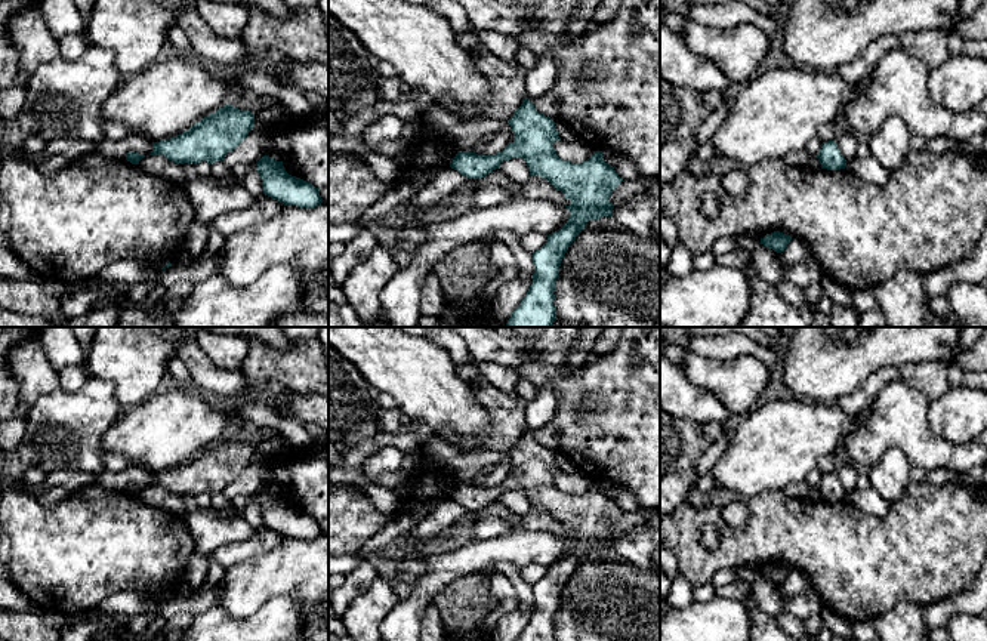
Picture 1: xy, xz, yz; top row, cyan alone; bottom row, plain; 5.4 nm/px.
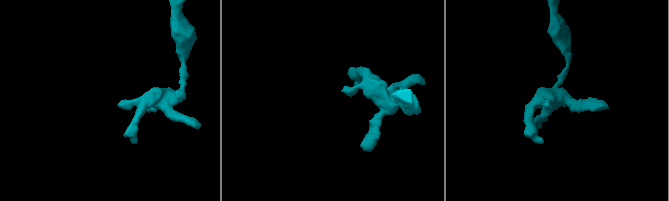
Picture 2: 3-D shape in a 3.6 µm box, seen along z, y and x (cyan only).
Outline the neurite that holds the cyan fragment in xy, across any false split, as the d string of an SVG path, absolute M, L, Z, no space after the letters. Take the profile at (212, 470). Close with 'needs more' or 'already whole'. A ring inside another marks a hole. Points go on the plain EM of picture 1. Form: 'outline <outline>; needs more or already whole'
outline M229 435L201 450L186 463L152 474L149 487L164 487L175 494L216 494L235 481L255 457L255 446Z; already whole

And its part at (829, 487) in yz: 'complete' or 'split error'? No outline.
complete

